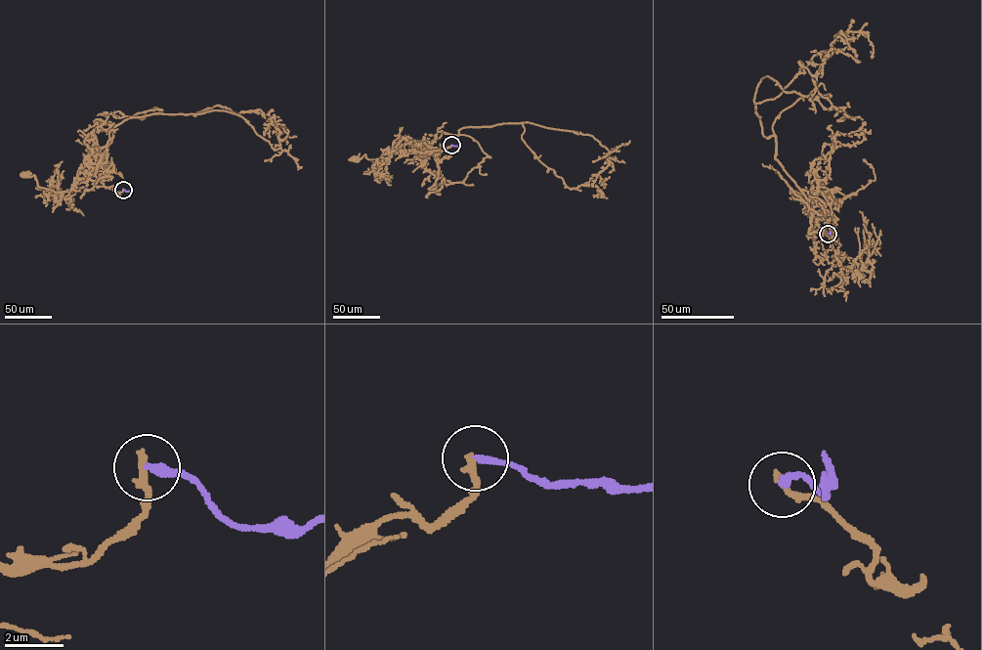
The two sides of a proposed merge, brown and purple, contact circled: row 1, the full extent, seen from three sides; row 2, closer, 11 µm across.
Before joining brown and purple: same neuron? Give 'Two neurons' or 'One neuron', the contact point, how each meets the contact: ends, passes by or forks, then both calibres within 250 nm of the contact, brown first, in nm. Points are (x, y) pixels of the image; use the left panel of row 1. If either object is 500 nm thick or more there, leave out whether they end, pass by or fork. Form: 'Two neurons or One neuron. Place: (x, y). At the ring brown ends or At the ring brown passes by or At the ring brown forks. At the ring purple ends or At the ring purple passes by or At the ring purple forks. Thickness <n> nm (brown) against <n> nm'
Two neurons. Place: (123, 190). At the ring brown ends. At the ring purple ends. Thickness 320 nm (brown) against 240 nm

